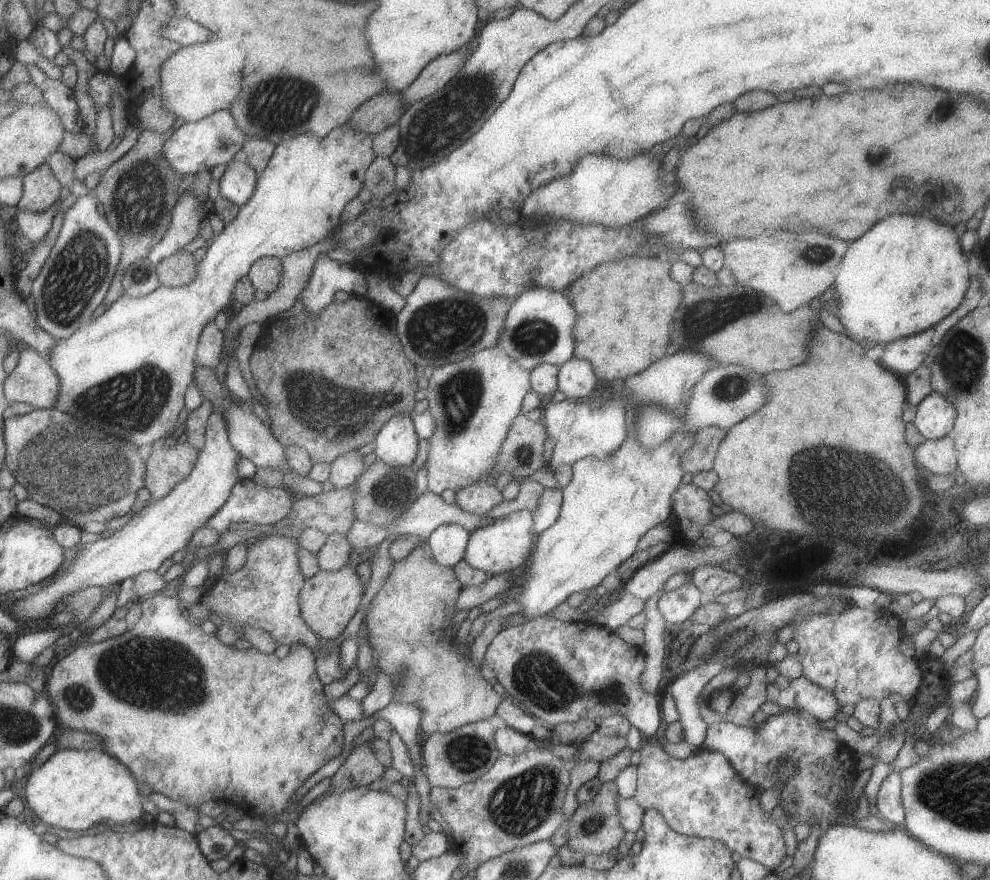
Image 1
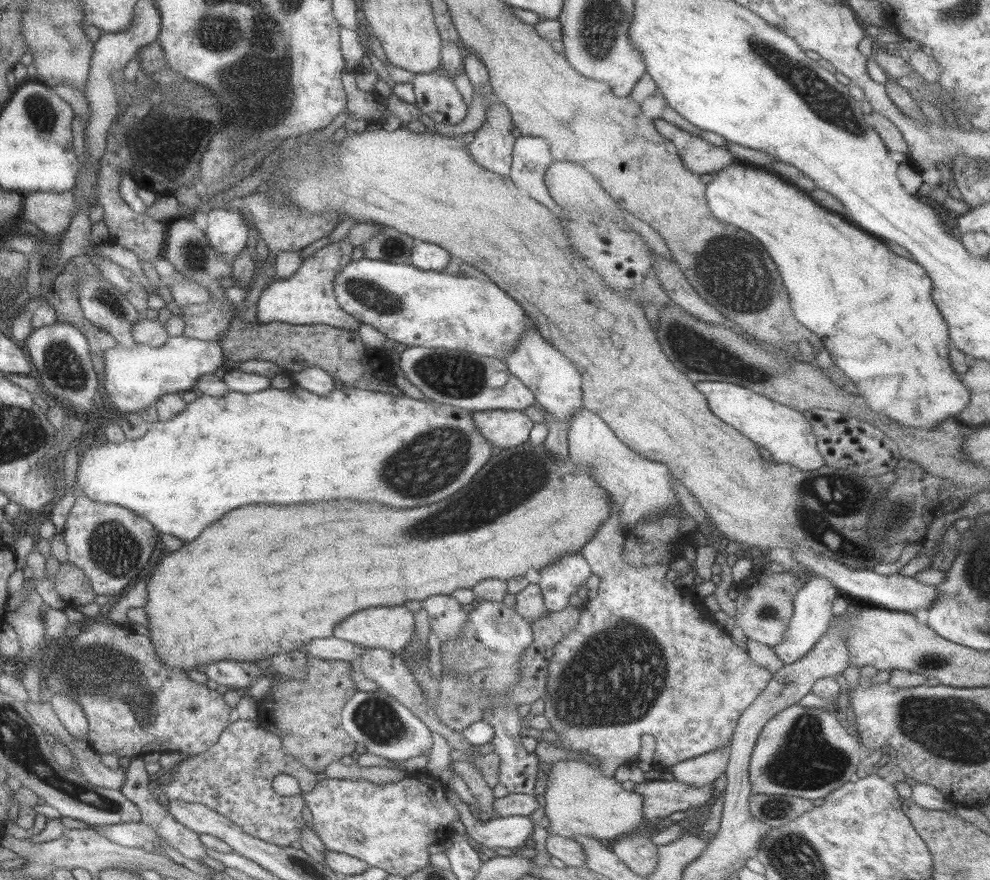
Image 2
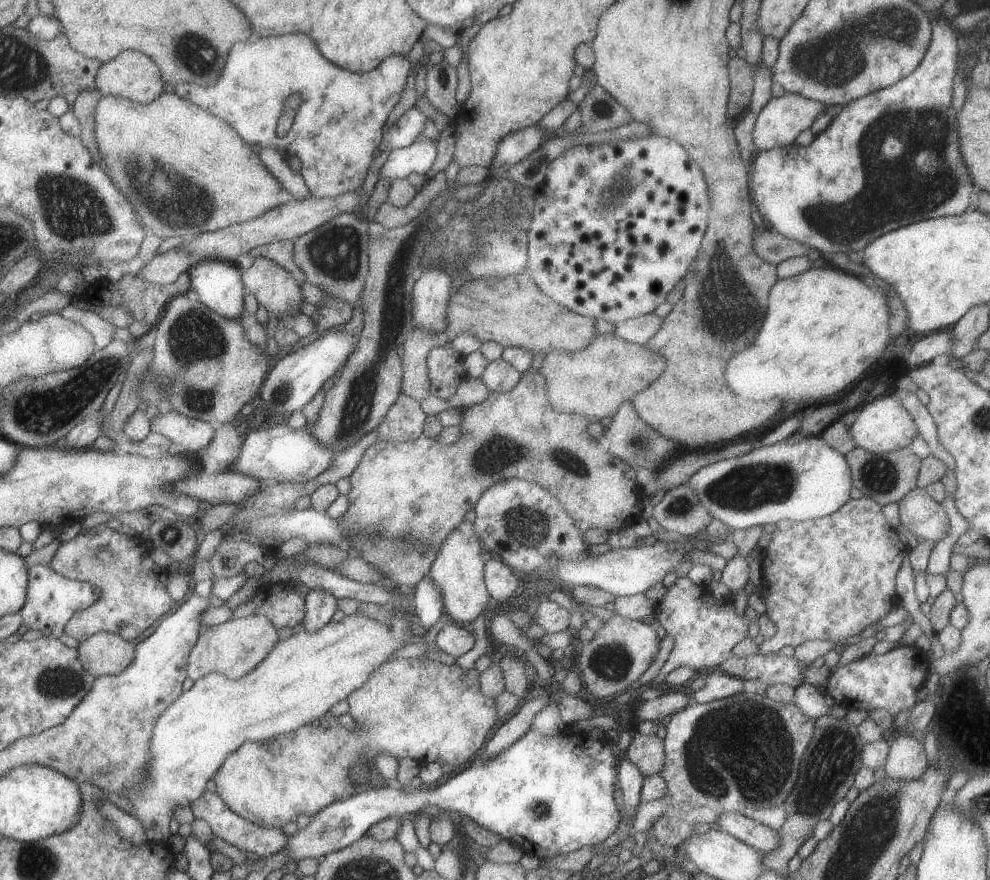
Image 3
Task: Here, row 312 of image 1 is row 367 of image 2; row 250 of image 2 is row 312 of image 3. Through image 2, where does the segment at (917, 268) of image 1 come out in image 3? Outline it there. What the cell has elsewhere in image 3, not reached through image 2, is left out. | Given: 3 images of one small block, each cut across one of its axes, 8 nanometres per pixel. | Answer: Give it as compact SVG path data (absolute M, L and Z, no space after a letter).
M812 267L796 276L778 279L769 292L764 326L756 344L738 352L728 364L728 384L738 396L750 400L782 398L792 400L837 399L852 385L870 374L892 340L888 297L880 288L868 287L857 275L838 268Z

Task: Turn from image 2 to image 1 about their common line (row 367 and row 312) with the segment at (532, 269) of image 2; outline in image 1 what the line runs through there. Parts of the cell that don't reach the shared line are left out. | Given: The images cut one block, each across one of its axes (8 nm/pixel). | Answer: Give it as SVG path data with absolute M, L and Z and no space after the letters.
M630 254L616 261L599 264L573 282L567 296L576 310L574 356L588 360L598 380L624 381L628 376L644 372L654 360L666 356L672 328L670 324L674 324L674 314L682 304L683 287L671 277L670 267L671 263L660 255Z

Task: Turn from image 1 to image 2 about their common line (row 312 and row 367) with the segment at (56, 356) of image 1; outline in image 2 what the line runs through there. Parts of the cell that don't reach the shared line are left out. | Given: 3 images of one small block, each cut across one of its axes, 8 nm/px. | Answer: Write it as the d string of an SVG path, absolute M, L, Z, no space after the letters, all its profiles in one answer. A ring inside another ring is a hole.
M182 334L171 336L158 348L136 343L131 349L116 345L108 348L99 372L99 384L103 386L103 402L118 413L142 412L168 393L195 390L197 378L214 373L220 366L230 366L220 342L196 340ZM102 375L103 377L100 377Z

